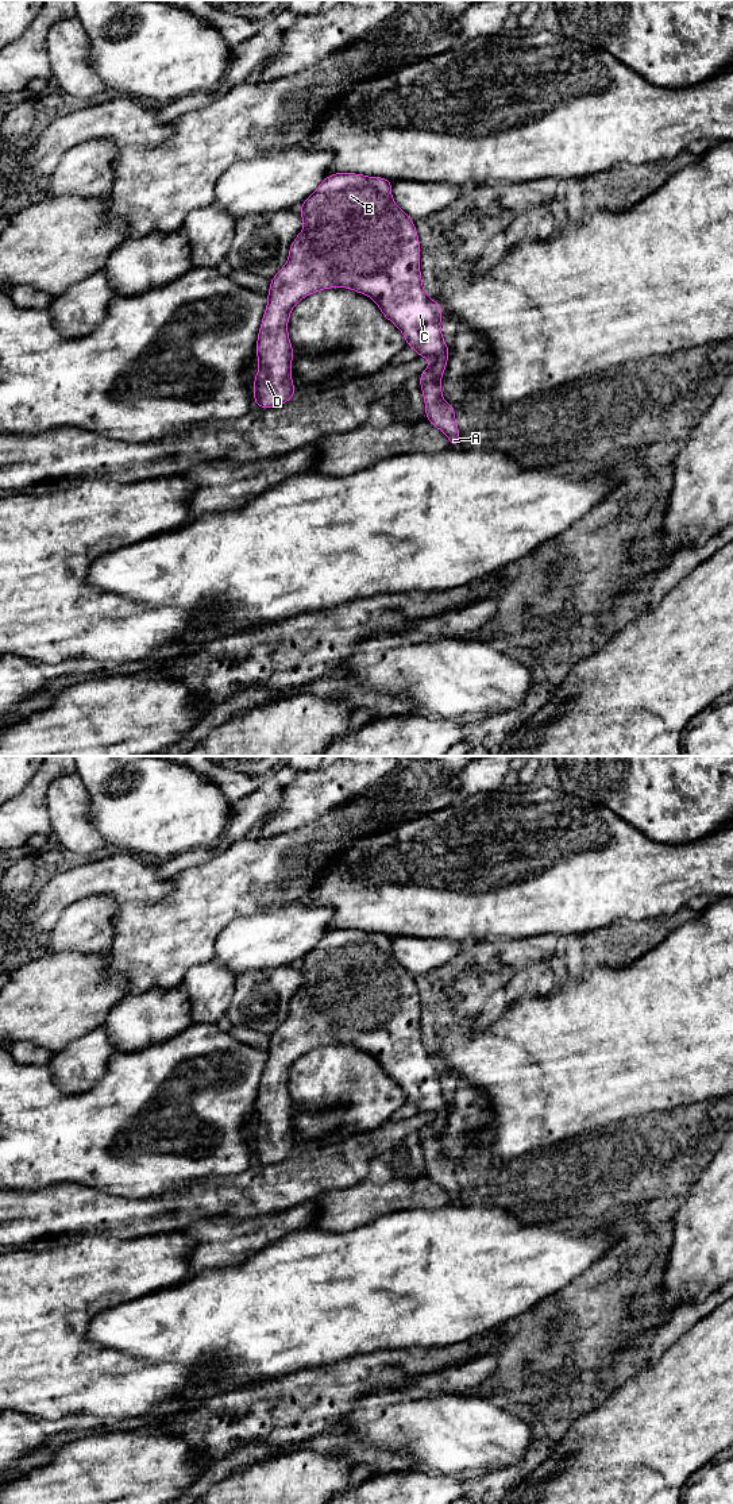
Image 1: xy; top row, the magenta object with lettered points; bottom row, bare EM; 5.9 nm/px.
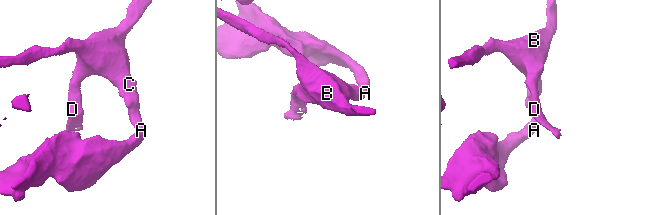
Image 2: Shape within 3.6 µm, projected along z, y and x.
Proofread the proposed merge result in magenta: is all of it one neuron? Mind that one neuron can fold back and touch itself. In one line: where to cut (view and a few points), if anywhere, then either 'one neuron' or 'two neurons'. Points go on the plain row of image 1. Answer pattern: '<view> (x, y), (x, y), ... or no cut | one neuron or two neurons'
no cut | one neuron

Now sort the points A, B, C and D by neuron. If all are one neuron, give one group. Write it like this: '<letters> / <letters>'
A B C D

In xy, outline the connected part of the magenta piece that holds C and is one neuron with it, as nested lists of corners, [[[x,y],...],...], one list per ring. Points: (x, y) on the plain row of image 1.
[[[333,929],[301,959],[302,987],[292,998],[288,1018],[270,1036],[267,1063],[256,1096],[258,1129],[254,1134],[255,1161],[270,1165],[296,1150],[292,1138],[294,1112],[288,1079],[292,1065],[306,1052],[331,1044],[347,1044],[374,1056],[382,1071],[405,1092],[406,1103],[428,1114],[429,1122],[418,1131],[427,1176],[459,1204],[455,1162],[443,1156],[441,1131],[447,1125],[450,1103],[443,1096],[440,1060],[428,1053],[420,1027],[420,995],[410,975],[391,953],[393,938],[383,933],[358,929]]]

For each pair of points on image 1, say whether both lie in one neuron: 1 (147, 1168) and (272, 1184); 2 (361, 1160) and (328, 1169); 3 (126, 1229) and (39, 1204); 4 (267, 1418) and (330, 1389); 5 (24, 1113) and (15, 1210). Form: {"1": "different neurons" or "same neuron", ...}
{"1": "different neurons", "2": "same neuron", "3": "same neuron", "4": "same neuron", "5": "different neurons"}

